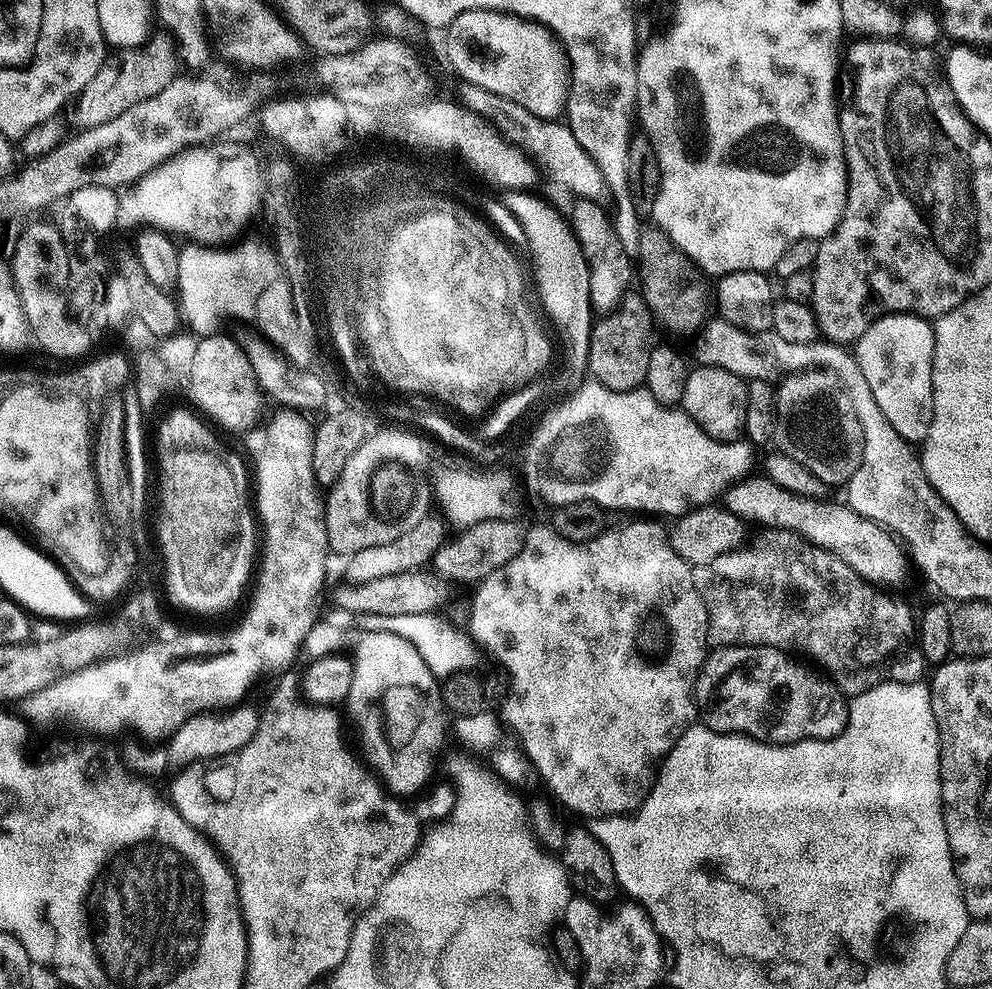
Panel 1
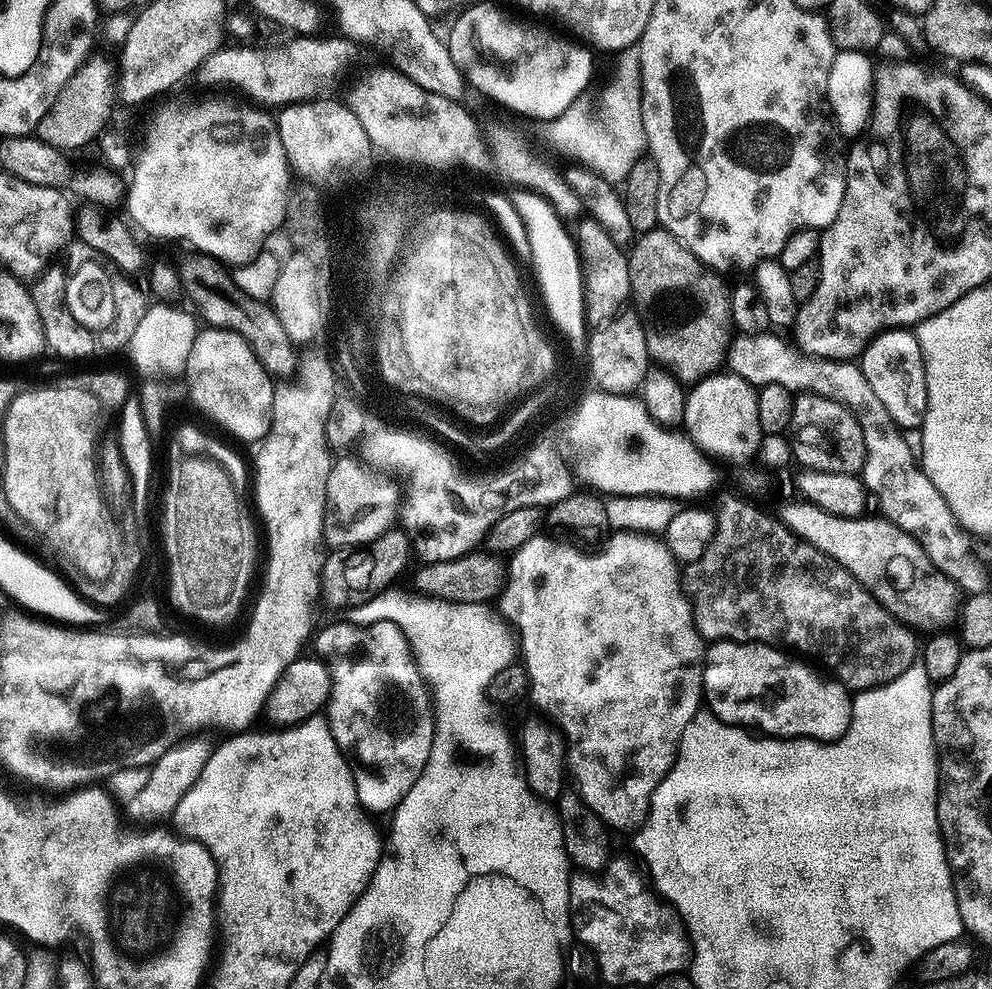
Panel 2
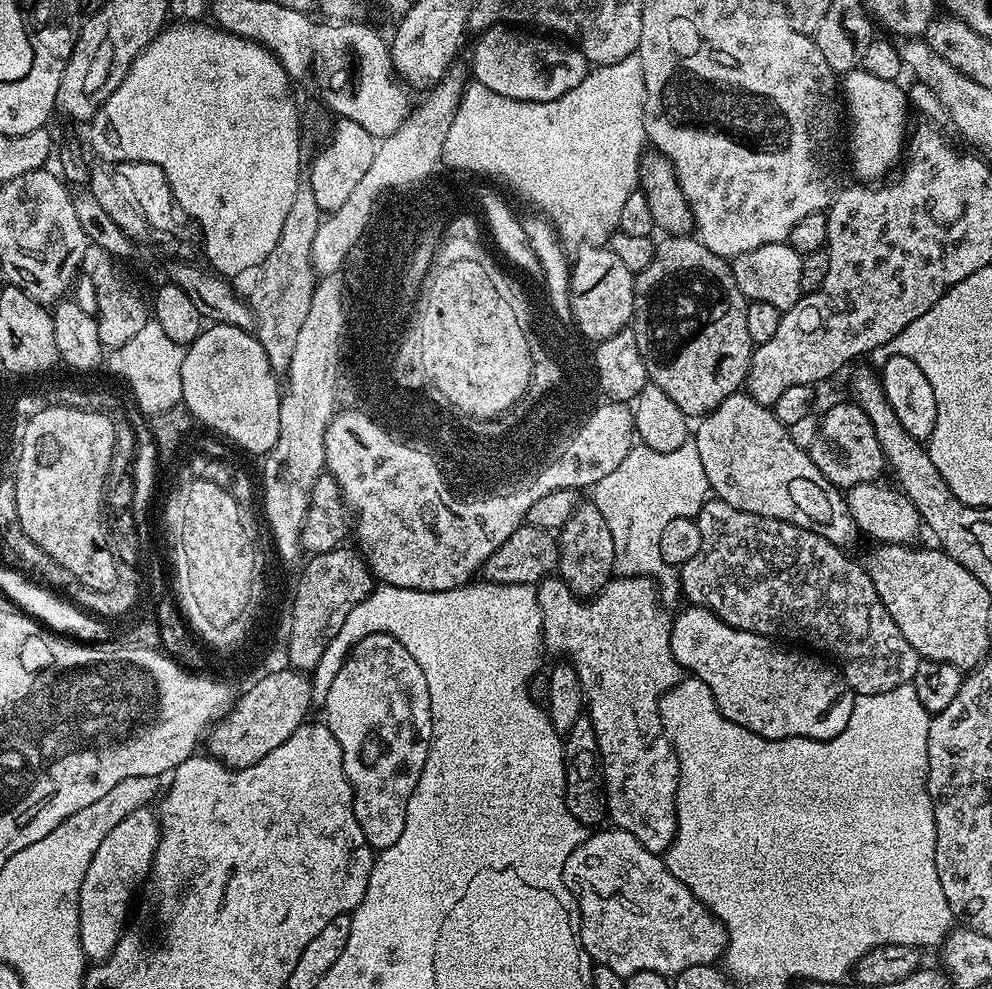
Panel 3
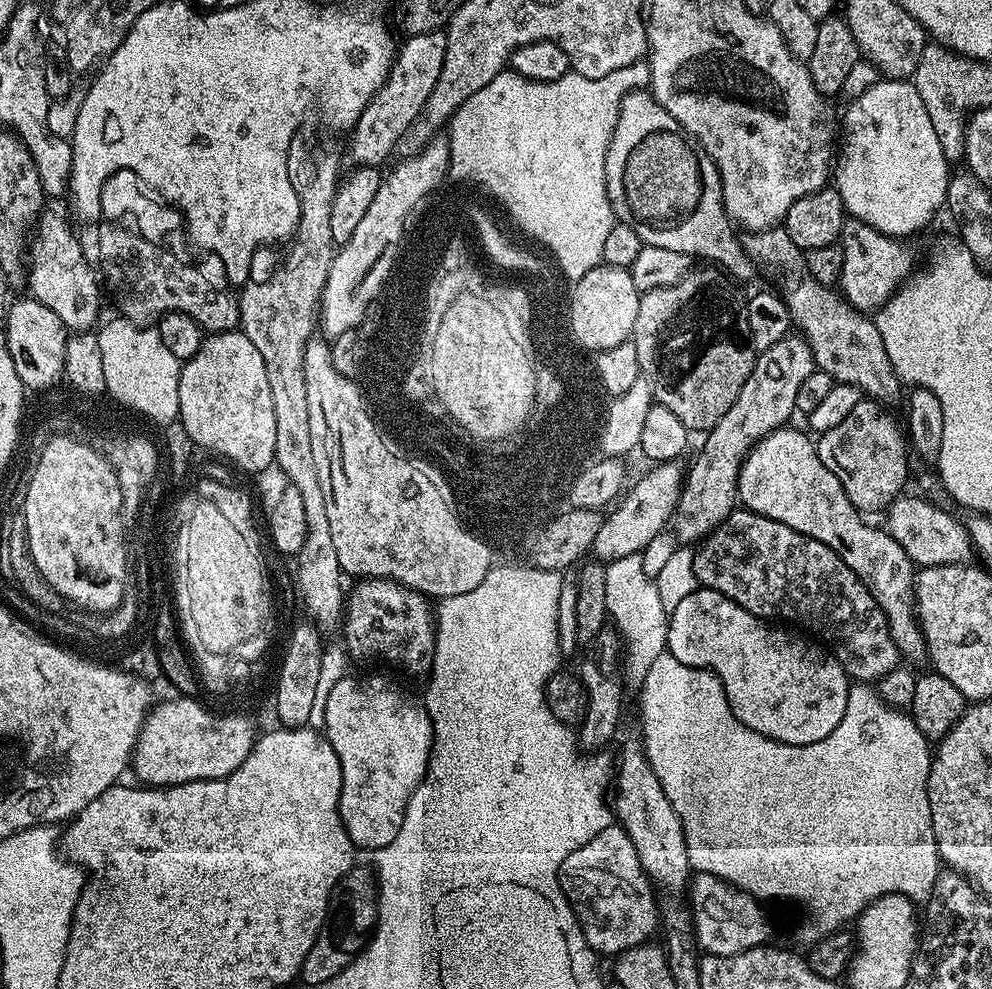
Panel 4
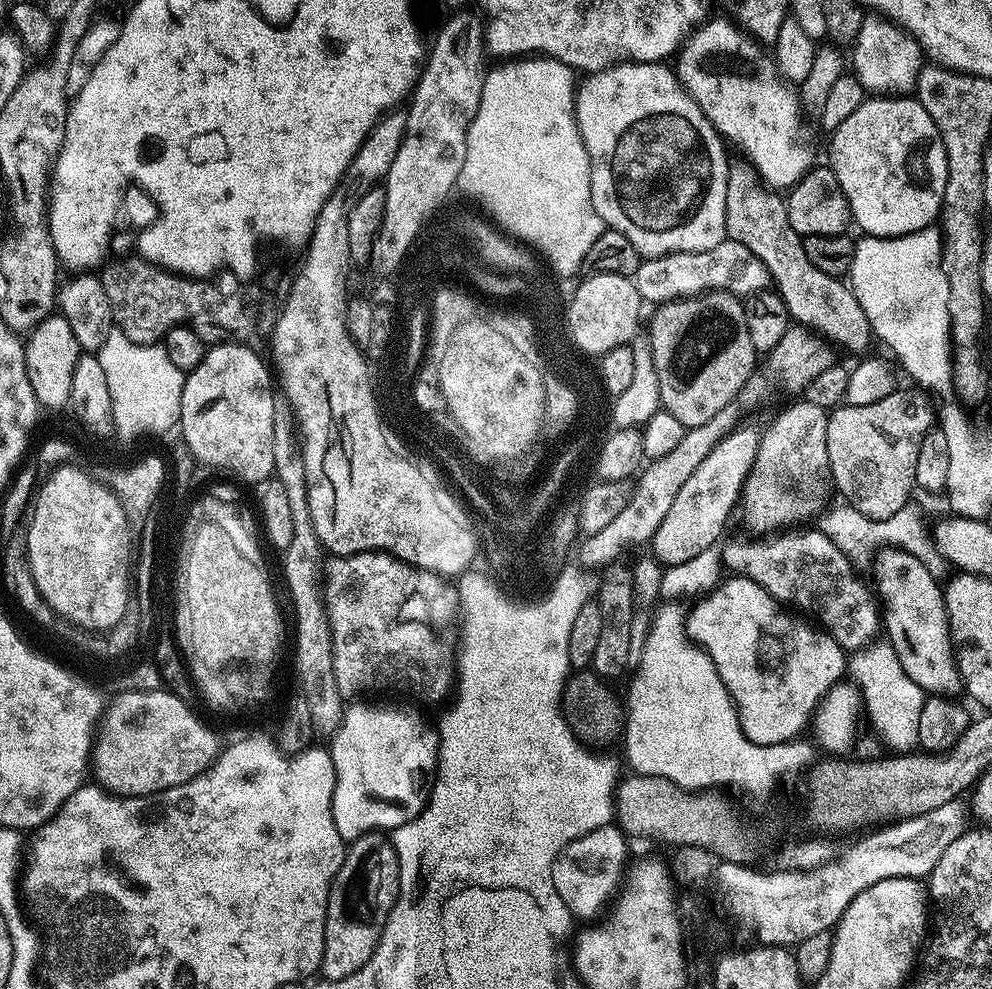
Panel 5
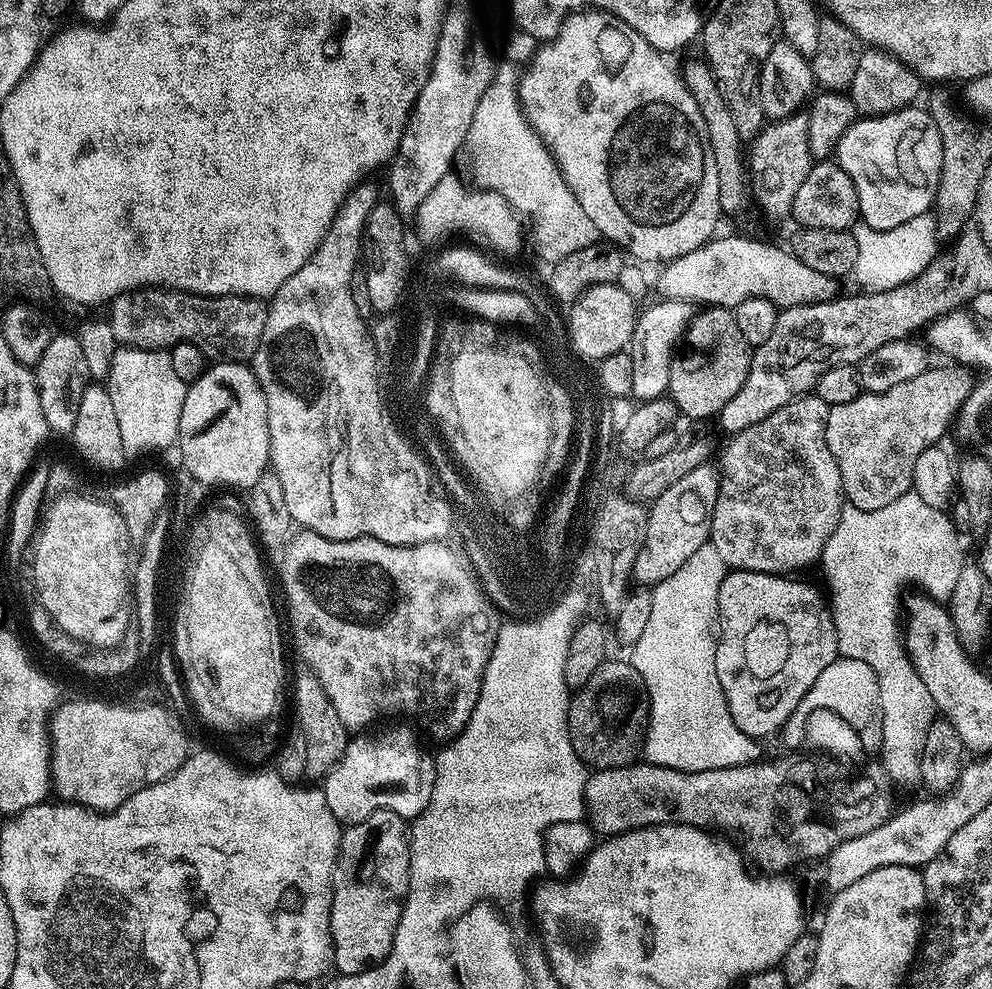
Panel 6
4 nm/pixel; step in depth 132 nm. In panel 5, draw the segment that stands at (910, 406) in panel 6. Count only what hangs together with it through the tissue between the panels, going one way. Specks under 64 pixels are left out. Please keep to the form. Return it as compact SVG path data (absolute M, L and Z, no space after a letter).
M915 387L904 388L886 394L886 398L882 398L878 402L870 402L870 406L854 406L845 403L843 406L831 409L828 412L828 425L826 426L826 450L830 458L830 466L832 468L832 483L837 493L841 492L843 499L851 504L853 508L858 509L862 514L866 514L871 520L885 520L890 518L890 514L898 514L898 510L902 510L913 499L912 492L916 488L916 475L914 474L914 466L918 466L918 450L922 450L922 442L926 438L926 434L933 431L934 428L934 404L930 399L929 393L924 390L917 390Z

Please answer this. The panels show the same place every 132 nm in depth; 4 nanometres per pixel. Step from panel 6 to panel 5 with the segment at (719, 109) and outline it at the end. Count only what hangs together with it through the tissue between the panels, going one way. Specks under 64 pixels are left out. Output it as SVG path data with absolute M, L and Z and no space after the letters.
M740 158L737 164L735 161L728 165L726 236L729 240L742 242L742 246L746 246L746 250L753 252L766 266L775 291L780 293L782 302L786 302L789 317L797 325L809 327L829 341L835 342L837 340L850 352L865 351L864 353L867 353L869 351L869 349L867 350L868 343L873 343L874 333L862 306L858 306L858 298L854 298L851 287L841 277L831 276L822 270L818 270L818 266L814 266L814 262L810 262L810 258L806 258L804 241L796 233L794 226L790 226L785 197L779 191L769 187L764 177L760 175L759 170L744 158Z

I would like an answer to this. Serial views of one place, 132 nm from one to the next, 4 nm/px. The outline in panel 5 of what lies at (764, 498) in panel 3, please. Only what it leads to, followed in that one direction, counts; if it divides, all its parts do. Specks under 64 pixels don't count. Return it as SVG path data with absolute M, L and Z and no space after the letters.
M885 548L874 558L872 571L876 574L876 588L882 605L882 628L888 636L902 670L918 682L926 694L949 698L962 688L960 672L956 669L956 653L948 629L948 615L944 605L944 590L938 577L914 554L901 548Z

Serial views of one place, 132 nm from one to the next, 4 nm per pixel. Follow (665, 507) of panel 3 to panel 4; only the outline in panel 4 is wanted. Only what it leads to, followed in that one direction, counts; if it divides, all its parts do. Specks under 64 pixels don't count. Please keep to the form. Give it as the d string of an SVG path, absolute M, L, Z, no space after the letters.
M640 555L615 558L605 568L608 614L624 639L626 651L622 658L622 679L625 689L636 694L644 685L655 659L667 649L670 613L664 610L655 579L646 574Z

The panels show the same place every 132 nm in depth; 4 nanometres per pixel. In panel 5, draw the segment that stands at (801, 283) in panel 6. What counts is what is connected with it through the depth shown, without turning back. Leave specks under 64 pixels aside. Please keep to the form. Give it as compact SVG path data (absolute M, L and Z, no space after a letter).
M725 238L714 250L701 252L671 252L665 256L641 259L634 277L636 289L645 305L659 306L687 296L703 296L705 292L733 292L747 298L753 292L763 292L769 287L770 277L766 266L742 242Z

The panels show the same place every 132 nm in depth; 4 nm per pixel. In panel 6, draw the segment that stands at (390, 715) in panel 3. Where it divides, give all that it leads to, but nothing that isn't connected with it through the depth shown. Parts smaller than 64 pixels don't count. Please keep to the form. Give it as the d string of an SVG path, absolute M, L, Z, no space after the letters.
M388 732L385 736L364 735L368 734L357 735L360 736L357 740L356 737L349 739L340 761L323 777L322 791L326 798L326 806L330 806L330 814L334 814L334 818L344 826L357 824L370 814L382 810L390 810L408 822L415 820L422 814L422 810L426 810L430 794L434 790L436 766L433 757L427 756L408 732Z

